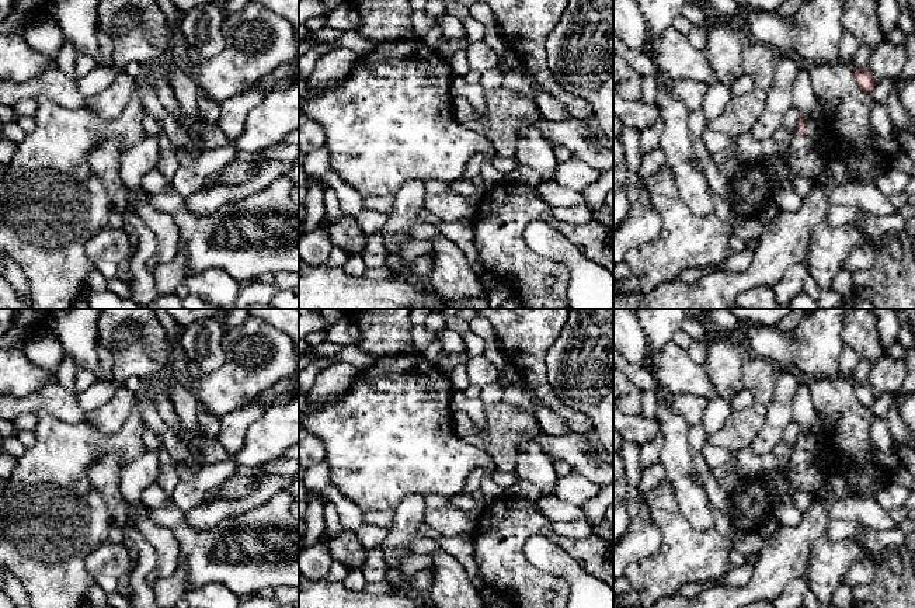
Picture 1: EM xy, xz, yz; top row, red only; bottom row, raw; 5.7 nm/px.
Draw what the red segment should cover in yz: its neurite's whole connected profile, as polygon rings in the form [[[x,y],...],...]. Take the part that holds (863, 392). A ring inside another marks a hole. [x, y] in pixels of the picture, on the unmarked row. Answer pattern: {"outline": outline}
{"outline": [[[855,383],[855,396],[857,402],[867,409],[871,407],[876,397],[869,383]]]}

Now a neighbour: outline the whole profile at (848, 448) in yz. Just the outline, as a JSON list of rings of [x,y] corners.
[[[838,375],[836,378],[808,379],[806,383],[818,417],[835,420],[831,430],[821,431],[824,440],[821,472],[824,479],[839,473],[846,479],[849,496],[876,497],[877,493],[888,484],[890,470],[873,456],[876,447],[871,441],[870,430],[876,417],[870,409],[857,402],[855,396],[855,381]]]

